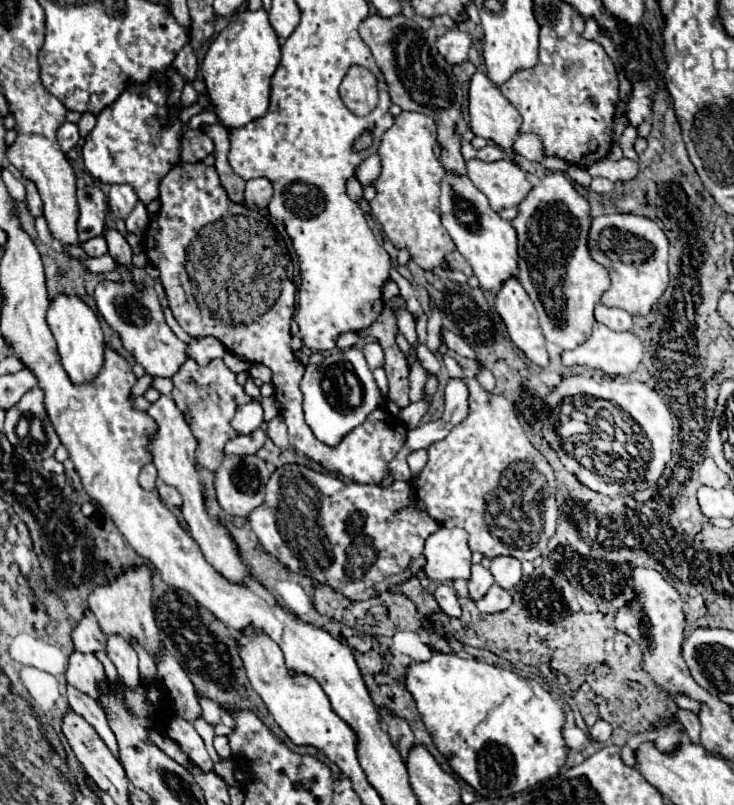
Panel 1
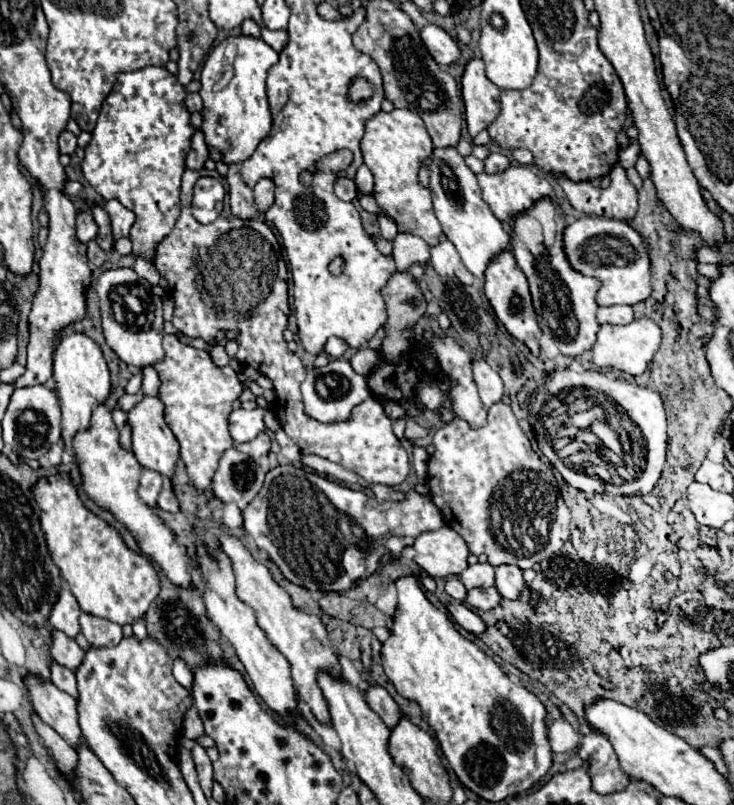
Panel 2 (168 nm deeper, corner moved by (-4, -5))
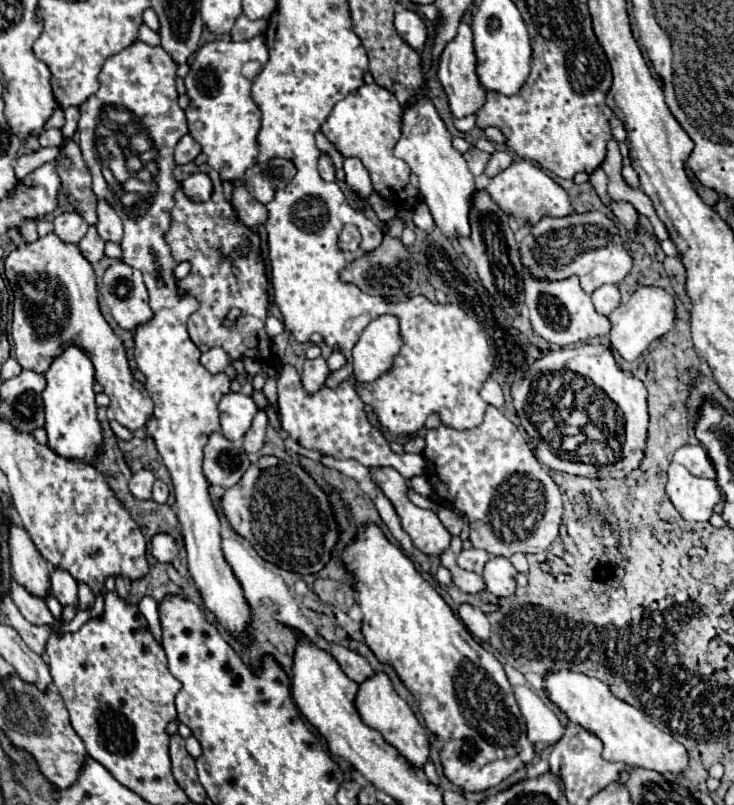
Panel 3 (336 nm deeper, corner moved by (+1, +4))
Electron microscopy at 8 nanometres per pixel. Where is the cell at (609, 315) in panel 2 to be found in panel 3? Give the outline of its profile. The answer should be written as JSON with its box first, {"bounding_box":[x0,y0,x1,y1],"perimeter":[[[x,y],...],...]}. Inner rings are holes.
{"bounding_box":[592,286,620,316],"perimeter":[[[600,286],[598,290],[592,292],[592,302],[596,312],[608,316],[614,308],[620,304],[620,292],[616,286]]]}

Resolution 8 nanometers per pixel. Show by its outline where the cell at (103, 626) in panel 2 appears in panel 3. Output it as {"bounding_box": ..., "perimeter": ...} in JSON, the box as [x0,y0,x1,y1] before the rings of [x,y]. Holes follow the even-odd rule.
{"bounding_box":[50,568,78,606],"perimeter":[[[58,568],[52,570],[52,574],[50,574],[50,590],[52,590],[52,594],[58,598],[58,602],[62,606],[66,606],[66,604],[78,606],[76,580],[70,578],[70,574],[66,574],[66,570],[58,570]]]}

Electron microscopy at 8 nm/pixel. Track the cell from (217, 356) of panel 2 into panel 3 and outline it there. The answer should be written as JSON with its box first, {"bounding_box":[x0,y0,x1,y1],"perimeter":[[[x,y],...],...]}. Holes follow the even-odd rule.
{"bounding_box":[200,348,230,374],"perimeter":[[[212,348],[212,350],[208,350],[208,352],[204,352],[204,354],[200,356],[200,362],[202,362],[202,366],[204,366],[208,372],[220,374],[220,372],[224,372],[224,370],[228,368],[230,358],[228,358],[228,354],[226,354],[222,348]]]}

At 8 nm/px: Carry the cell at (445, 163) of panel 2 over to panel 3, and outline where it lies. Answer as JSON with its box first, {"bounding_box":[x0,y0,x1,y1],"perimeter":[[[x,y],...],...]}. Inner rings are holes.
{"bounding_box":[394,94,476,238],"perimeter":[[[424,94],[406,104],[402,110],[402,136],[394,146],[394,154],[402,158],[418,176],[418,190],[424,196],[424,202],[428,204],[436,226],[452,238],[458,234],[470,236],[468,212],[472,204],[470,194],[476,190],[474,176],[470,174],[462,154],[452,148],[450,132],[440,120],[434,104]]]}

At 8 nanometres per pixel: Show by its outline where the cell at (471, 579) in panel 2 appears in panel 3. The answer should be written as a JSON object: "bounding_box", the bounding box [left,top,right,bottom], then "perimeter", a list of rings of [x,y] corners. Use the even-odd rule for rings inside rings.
{"bounding_box":[458,548,490,574],"perimeter":[[[468,548],[468,550],[462,550],[458,554],[458,566],[464,568],[464,570],[472,570],[472,572],[480,574],[484,564],[488,562],[488,558],[490,558],[490,554],[486,554],[486,550]]]}

